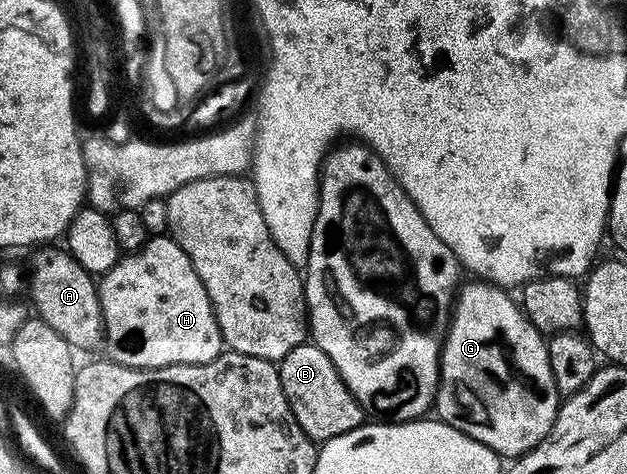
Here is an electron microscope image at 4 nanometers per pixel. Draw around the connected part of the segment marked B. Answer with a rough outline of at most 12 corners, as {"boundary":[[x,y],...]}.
{"boundary":[[315,342],[278,367],[282,394],[311,440],[365,423],[334,362]]}

